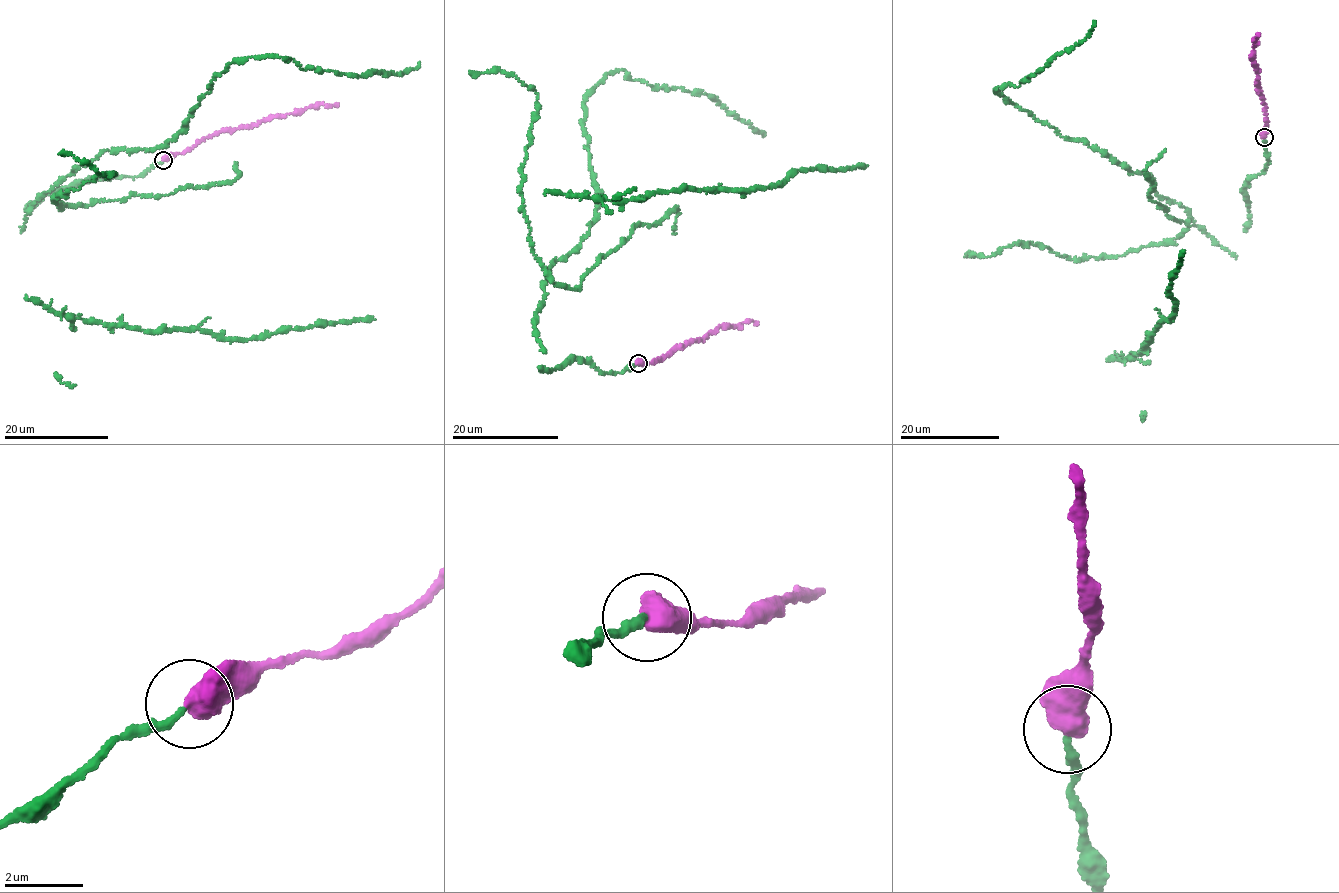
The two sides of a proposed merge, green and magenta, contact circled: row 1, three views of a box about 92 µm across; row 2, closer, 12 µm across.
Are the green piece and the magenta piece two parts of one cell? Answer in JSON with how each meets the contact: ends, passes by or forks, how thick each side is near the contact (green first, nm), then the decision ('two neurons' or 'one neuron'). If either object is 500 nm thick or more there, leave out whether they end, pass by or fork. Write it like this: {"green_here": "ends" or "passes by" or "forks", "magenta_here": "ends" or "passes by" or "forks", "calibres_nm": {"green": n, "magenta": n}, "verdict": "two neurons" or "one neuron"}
{"calibres_nm": {"green": 200, "magenta": 650}, "verdict": "one neuron"}

